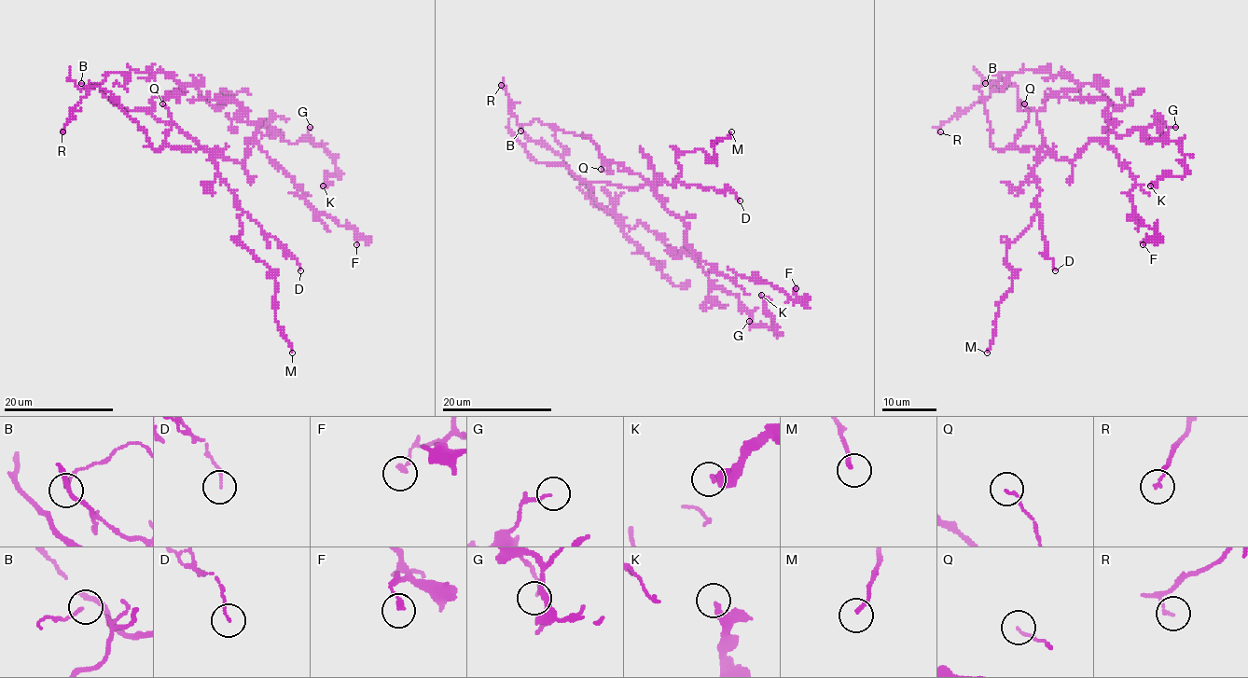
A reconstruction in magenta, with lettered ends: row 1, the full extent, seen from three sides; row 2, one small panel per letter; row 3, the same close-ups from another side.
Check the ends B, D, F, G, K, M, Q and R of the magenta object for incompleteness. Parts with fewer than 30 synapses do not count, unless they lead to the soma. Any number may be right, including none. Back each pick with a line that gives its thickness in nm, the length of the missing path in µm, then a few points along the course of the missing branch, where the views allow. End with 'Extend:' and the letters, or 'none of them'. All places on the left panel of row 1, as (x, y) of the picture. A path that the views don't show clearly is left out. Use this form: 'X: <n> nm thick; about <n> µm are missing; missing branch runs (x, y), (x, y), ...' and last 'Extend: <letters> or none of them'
Extend: none of them

